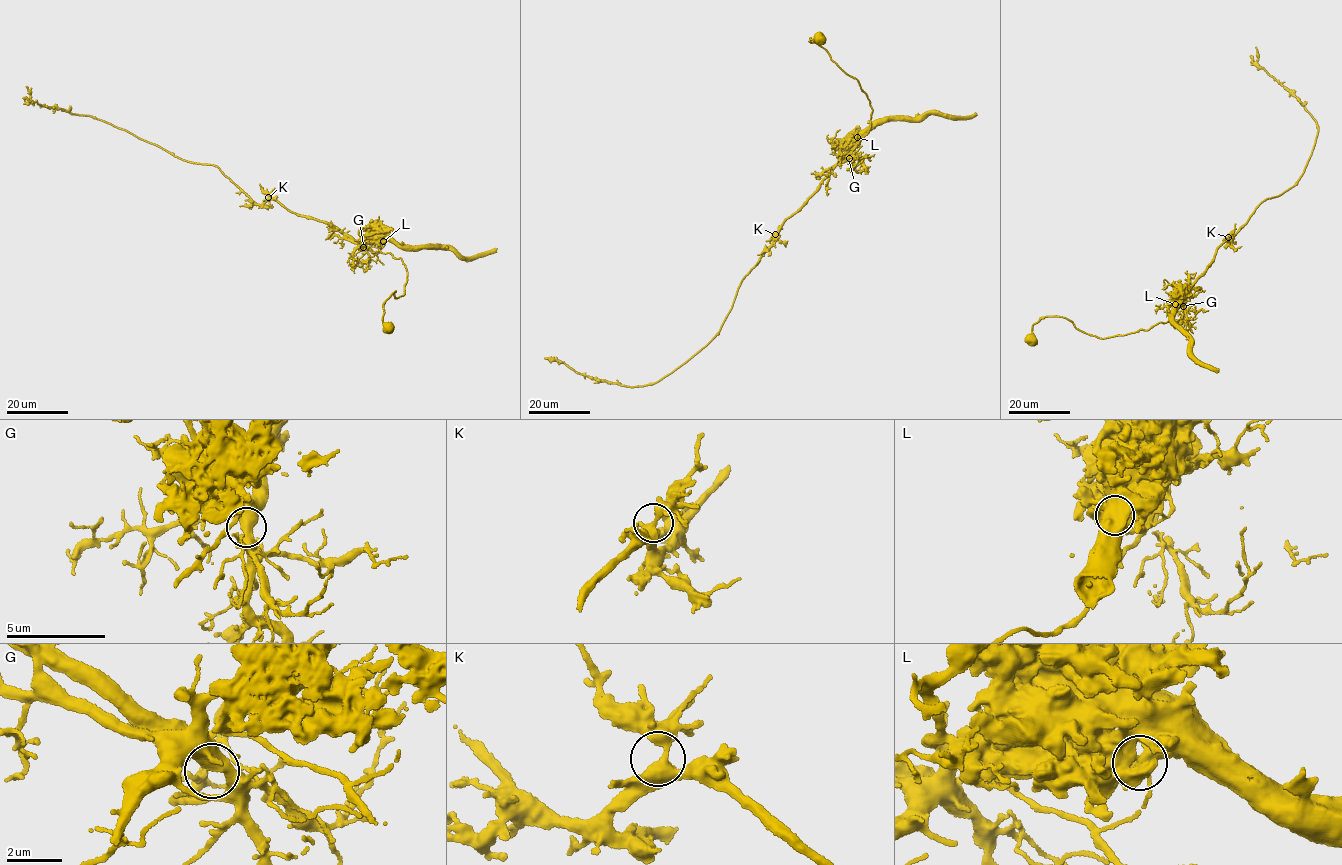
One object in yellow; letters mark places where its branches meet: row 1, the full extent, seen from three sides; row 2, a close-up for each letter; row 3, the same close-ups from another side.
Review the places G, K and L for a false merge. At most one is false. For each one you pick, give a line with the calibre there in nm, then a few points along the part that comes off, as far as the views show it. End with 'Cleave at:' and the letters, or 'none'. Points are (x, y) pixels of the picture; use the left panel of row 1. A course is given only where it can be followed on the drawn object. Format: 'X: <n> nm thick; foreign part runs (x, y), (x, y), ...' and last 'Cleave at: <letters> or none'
L: 500 nm thick; foreign part runs (384, 240), (380, 248), (359, 243), (276, 200), (256, 203), (215, 165), (40, 106), (26, 86)
Cleave at: L

